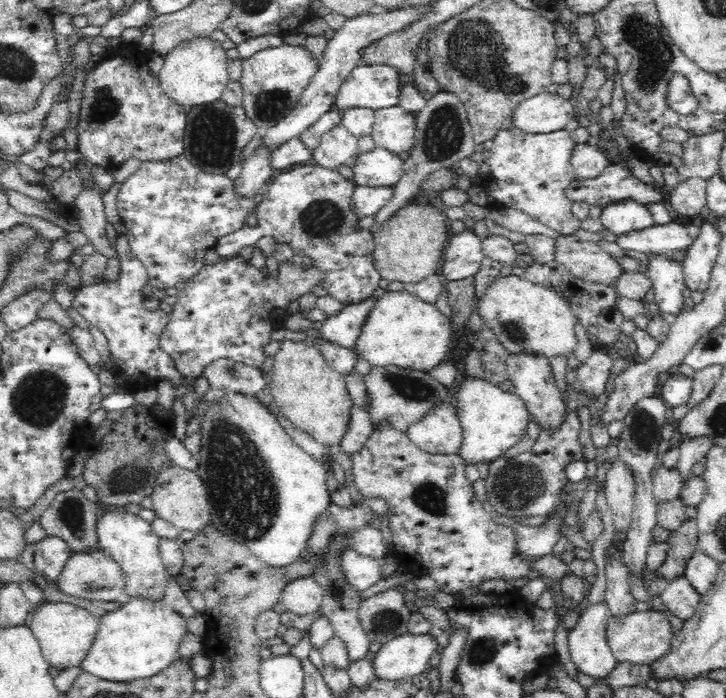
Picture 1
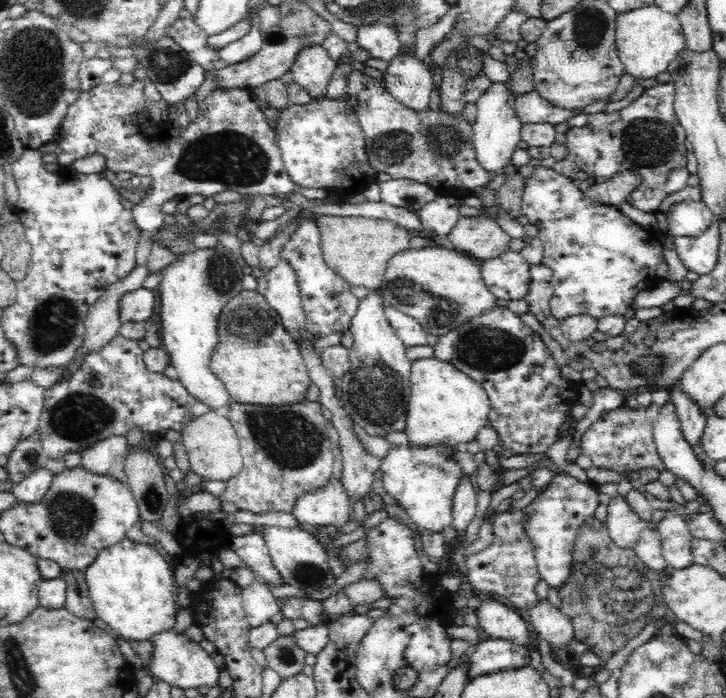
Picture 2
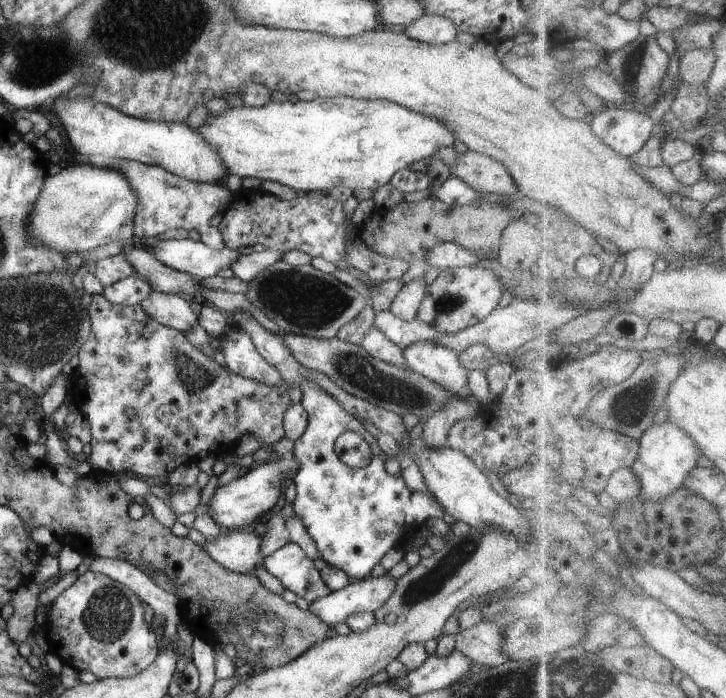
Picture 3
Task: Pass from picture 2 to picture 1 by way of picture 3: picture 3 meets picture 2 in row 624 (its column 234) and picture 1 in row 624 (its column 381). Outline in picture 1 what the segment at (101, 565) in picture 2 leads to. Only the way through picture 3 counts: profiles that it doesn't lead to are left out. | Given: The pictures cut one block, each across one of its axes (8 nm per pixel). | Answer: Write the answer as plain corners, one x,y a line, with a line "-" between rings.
129,598
117,609
104,614
81,670
106,681
126,682
153,677
179,657
178,646
186,634
188,618
163,601

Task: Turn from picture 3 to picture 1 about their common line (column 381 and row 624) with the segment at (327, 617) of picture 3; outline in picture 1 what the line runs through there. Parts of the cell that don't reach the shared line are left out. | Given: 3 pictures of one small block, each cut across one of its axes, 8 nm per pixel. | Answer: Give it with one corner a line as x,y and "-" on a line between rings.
607,604
586,607
568,633
571,660
577,672
603,679
617,665
606,638
606,620
611,616

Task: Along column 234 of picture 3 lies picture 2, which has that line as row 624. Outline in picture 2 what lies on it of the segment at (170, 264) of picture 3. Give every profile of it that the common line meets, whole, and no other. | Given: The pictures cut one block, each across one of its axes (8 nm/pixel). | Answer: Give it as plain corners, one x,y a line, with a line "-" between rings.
258,580
242,590
242,597
246,618
251,627
256,628
270,621
280,610
280,600
274,598
269,586

